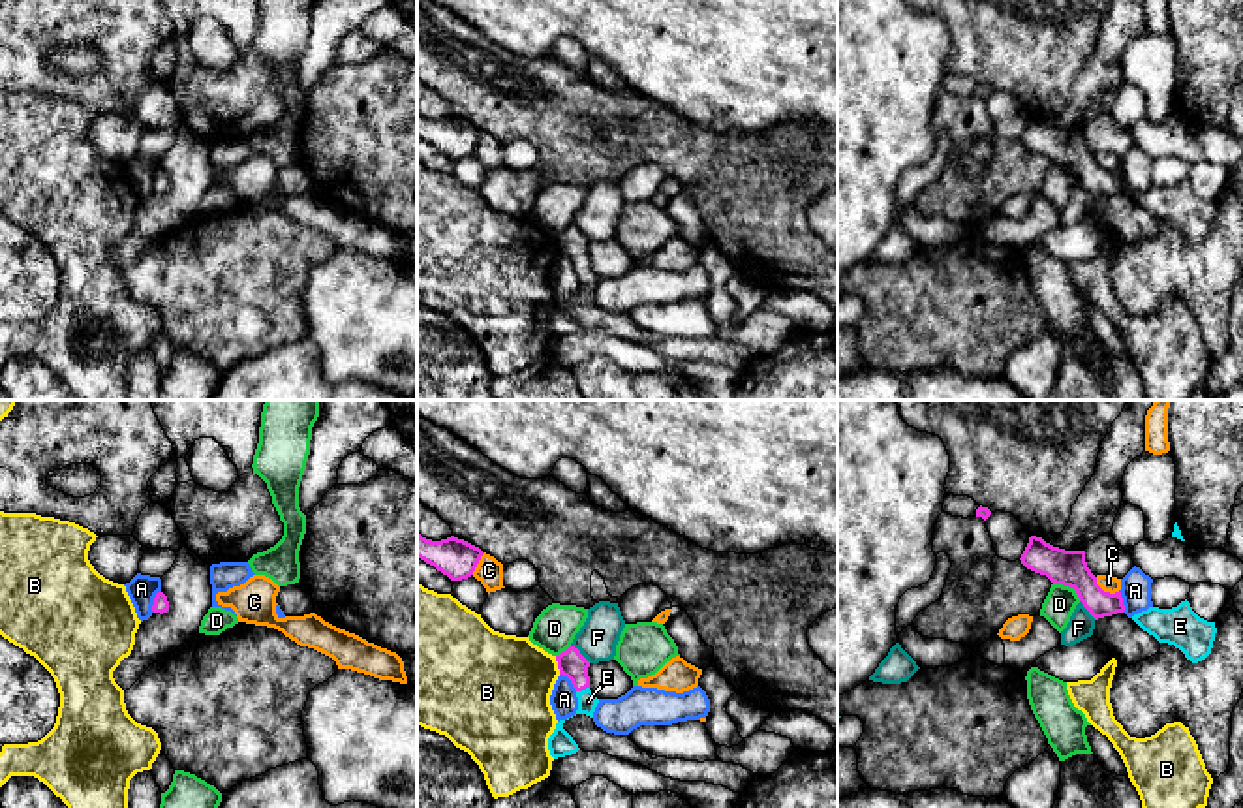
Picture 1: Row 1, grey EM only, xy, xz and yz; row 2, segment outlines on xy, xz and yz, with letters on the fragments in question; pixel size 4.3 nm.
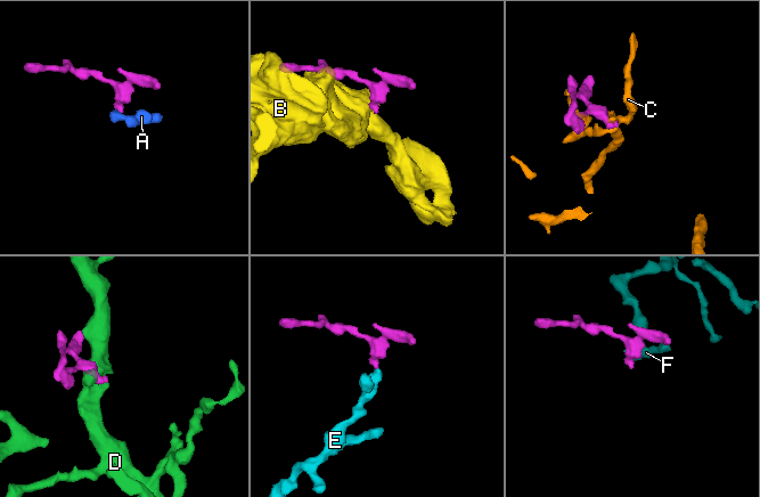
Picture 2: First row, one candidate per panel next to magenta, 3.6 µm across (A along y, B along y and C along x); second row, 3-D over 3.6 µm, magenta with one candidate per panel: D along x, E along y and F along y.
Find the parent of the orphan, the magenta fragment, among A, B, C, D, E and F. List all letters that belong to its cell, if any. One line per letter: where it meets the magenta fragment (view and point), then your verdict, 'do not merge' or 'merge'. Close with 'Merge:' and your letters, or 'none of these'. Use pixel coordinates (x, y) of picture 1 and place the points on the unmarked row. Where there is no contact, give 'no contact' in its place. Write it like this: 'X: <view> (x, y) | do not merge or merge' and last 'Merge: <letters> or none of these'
A: xy (154, 181) | do not merge
B: xz (558, 245) | do not merge
C: yz (1103, 170) | do not merge
D: yz (1069, 164) | do not merge
E: xz (583, 267) | merge
F: xz (579, 232) | do not merge
Merge: E

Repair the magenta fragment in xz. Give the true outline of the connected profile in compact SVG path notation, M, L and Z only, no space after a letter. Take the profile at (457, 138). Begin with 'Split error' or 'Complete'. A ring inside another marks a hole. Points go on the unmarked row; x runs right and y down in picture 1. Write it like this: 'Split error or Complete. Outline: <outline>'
Complete. Outline: M417 113L417 137L434 145L451 160L471 156L483 133L479 126L454 115L432 120Z

